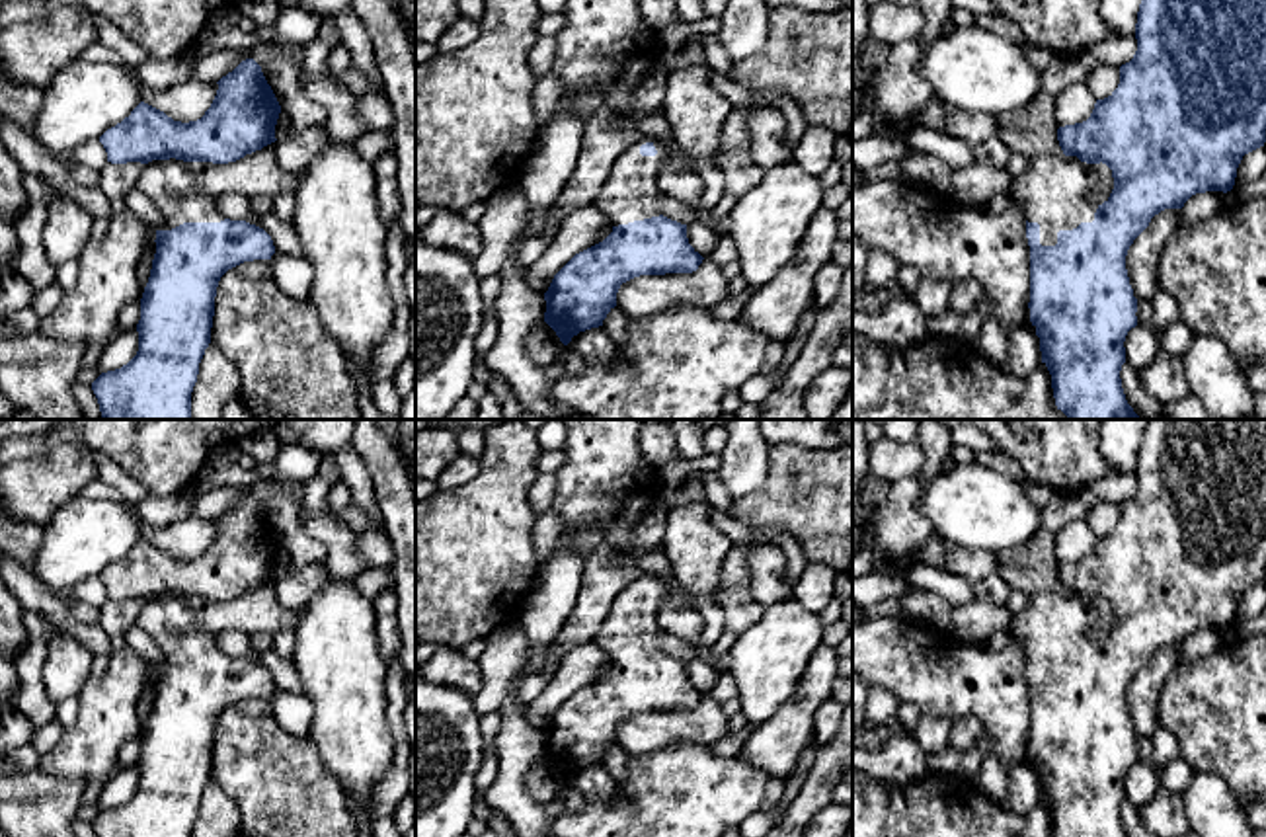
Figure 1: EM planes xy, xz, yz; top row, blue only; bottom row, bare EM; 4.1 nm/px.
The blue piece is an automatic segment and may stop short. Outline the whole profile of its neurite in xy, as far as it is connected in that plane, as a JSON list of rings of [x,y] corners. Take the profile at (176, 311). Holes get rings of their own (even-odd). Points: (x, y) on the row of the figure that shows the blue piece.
[[[254,59],[242,60],[217,84],[211,107],[197,121],[174,121],[140,101],[129,117],[99,137],[107,162],[144,166],[137,187],[164,217],[156,230],[156,254],[140,299],[138,351],[127,365],[101,373],[92,382],[101,419],[191,419],[191,392],[211,343],[220,277],[244,261],[271,259],[275,254],[273,240],[263,228],[230,220],[218,211],[217,197],[199,189],[193,164],[236,162],[275,142],[281,105]]]

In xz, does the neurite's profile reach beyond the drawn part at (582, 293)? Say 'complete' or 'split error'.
split error

